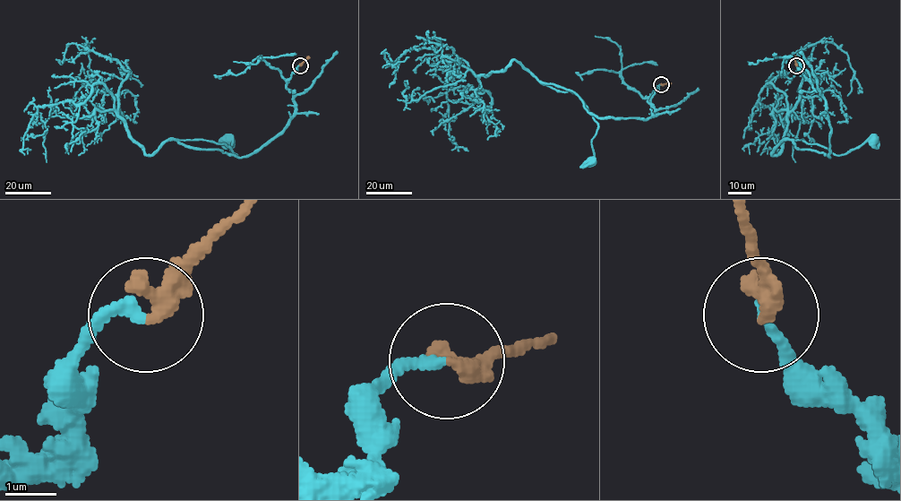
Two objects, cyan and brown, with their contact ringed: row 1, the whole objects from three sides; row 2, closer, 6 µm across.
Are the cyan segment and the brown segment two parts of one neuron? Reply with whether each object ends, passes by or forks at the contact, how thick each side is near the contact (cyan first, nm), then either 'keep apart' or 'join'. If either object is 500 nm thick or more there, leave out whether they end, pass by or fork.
cyan ends there; brown ends there; 220 nm thick on the cyan side, 400 nm on the other; join

